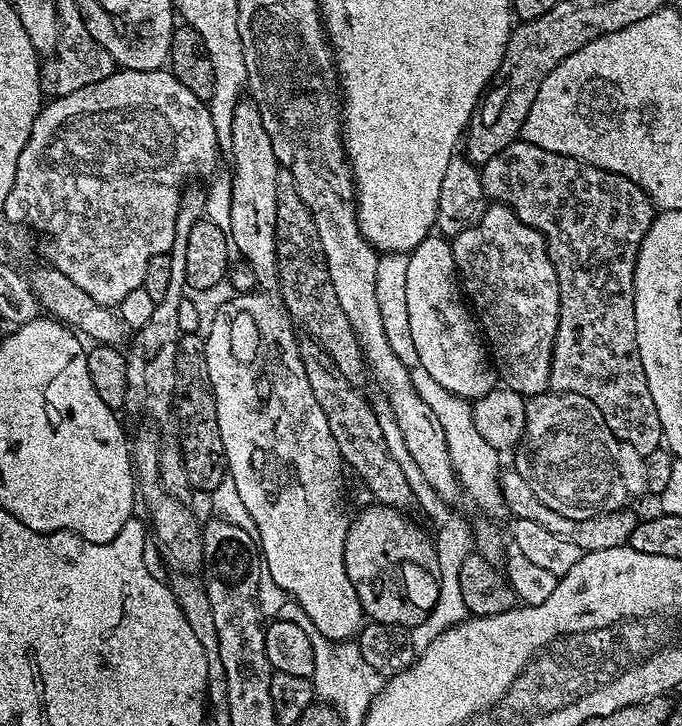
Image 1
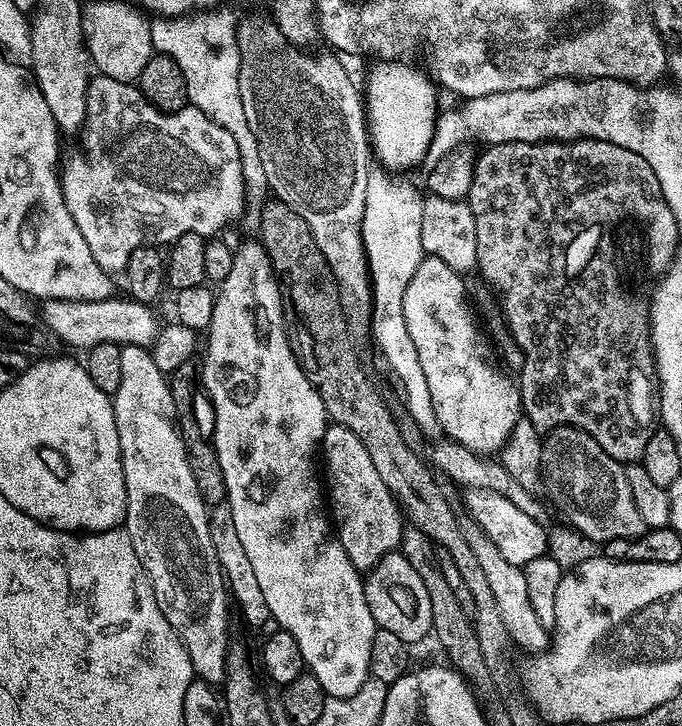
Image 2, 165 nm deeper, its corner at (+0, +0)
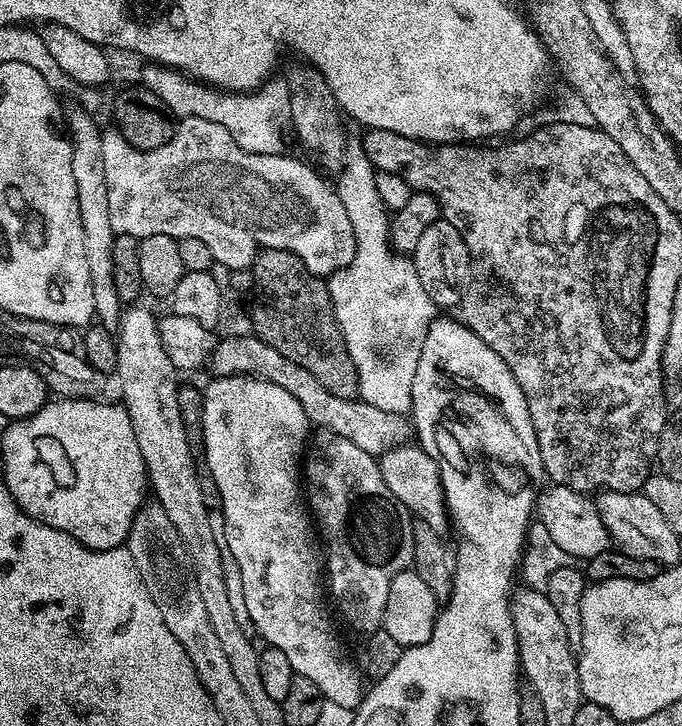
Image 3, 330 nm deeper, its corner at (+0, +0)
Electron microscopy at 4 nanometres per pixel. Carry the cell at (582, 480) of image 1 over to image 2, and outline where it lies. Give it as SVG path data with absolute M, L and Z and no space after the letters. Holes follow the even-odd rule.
M553 428L545 437L541 468L543 491L569 520L565 521L586 538L603 542L618 538L635 540L644 535L646 529L642 518L638 518L624 469L621 461L610 458L600 443L580 428Z

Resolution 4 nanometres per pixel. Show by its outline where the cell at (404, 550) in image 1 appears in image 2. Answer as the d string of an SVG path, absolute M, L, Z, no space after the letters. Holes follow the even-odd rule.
M399 550L386 554L386 558L379 560L370 569L364 580L364 593L377 628L398 634L398 638L402 638L409 646L415 645L415 640L432 632L430 599L426 587L423 586L418 571L410 566L410 562Z

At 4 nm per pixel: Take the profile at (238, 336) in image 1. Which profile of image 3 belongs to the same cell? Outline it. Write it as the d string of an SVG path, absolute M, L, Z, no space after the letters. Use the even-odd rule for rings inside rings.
M217 376L209 379L208 385L203 385L204 393L204 413L202 414L202 426L204 427L204 451L203 463L210 470L214 482L218 486L220 495L219 511L224 514L226 522L226 542L228 543L227 555L231 563L238 566L238 571L242 574L242 591L246 597L246 610L244 616L247 623L256 627L255 635L264 639L263 643L269 648L282 650L286 654L286 659L298 676L310 678L314 686L324 695L325 700L334 702L334 706L346 706L353 710L359 708L361 700L364 699L365 689L360 688L360 672L352 665L352 660L348 656L340 656L340 640L336 637L336 632L332 629L332 620L328 617L328 612L324 609L324 600L320 597L322 592L322 556L316 553L318 536L314 531L313 521L310 519L309 509L306 507L306 496L302 491L302 457L306 452L306 445L310 440L310 425L298 398L294 394L289 394L287 390L282 390L282 386L274 386L274 382L259 380L256 376Z

